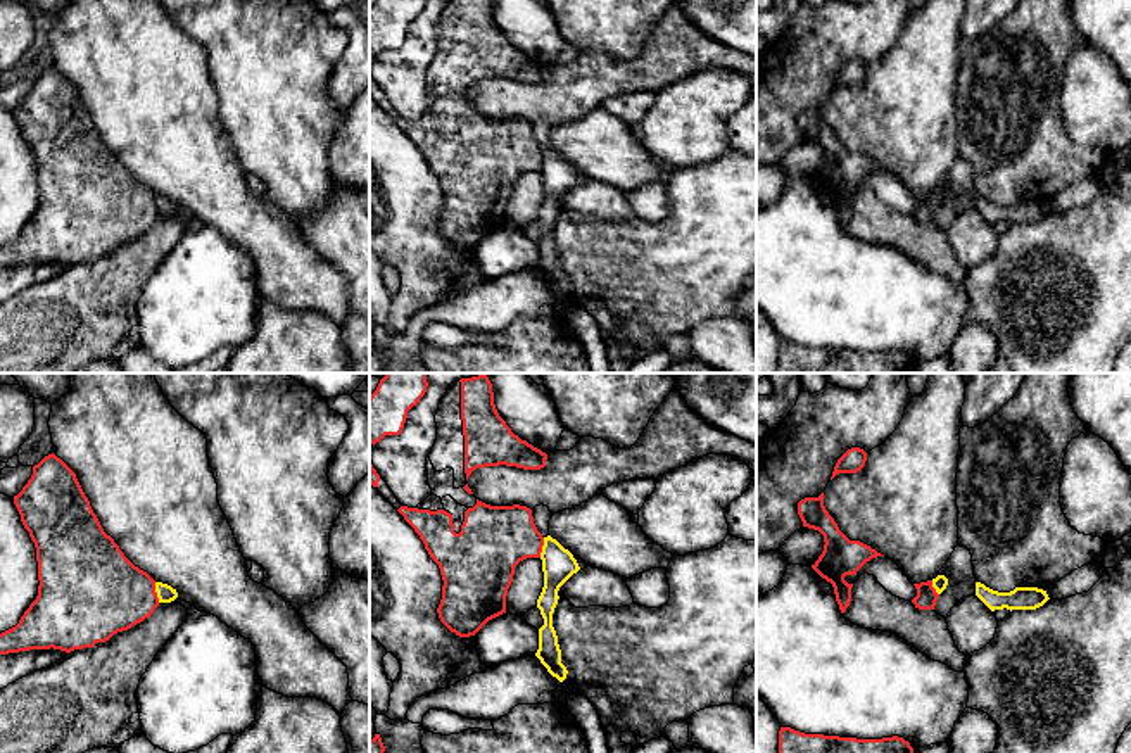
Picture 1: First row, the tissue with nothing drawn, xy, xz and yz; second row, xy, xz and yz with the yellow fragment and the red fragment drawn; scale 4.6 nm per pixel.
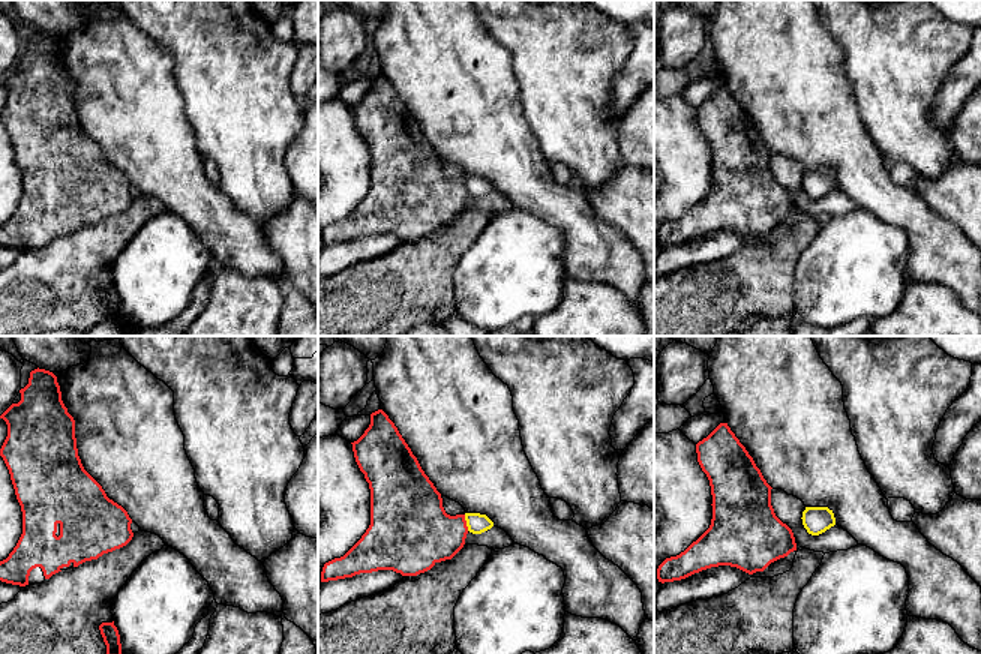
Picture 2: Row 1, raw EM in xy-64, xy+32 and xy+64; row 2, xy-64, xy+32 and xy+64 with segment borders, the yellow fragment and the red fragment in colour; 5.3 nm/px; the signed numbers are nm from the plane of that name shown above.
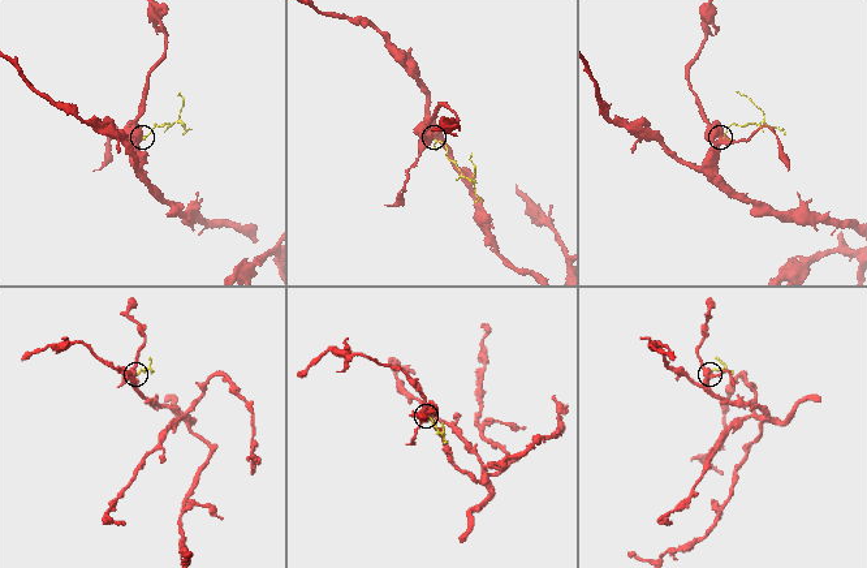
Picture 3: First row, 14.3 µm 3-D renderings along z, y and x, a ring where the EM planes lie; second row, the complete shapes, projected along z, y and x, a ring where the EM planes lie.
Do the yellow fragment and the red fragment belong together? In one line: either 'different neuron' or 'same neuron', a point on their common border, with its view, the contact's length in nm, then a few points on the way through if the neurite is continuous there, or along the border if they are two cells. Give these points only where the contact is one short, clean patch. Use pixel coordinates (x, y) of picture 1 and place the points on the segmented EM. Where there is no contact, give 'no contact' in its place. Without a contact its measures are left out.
different neuron | xy (156, 591) | 100 nm | along xy (154, 582), (159, 601)

